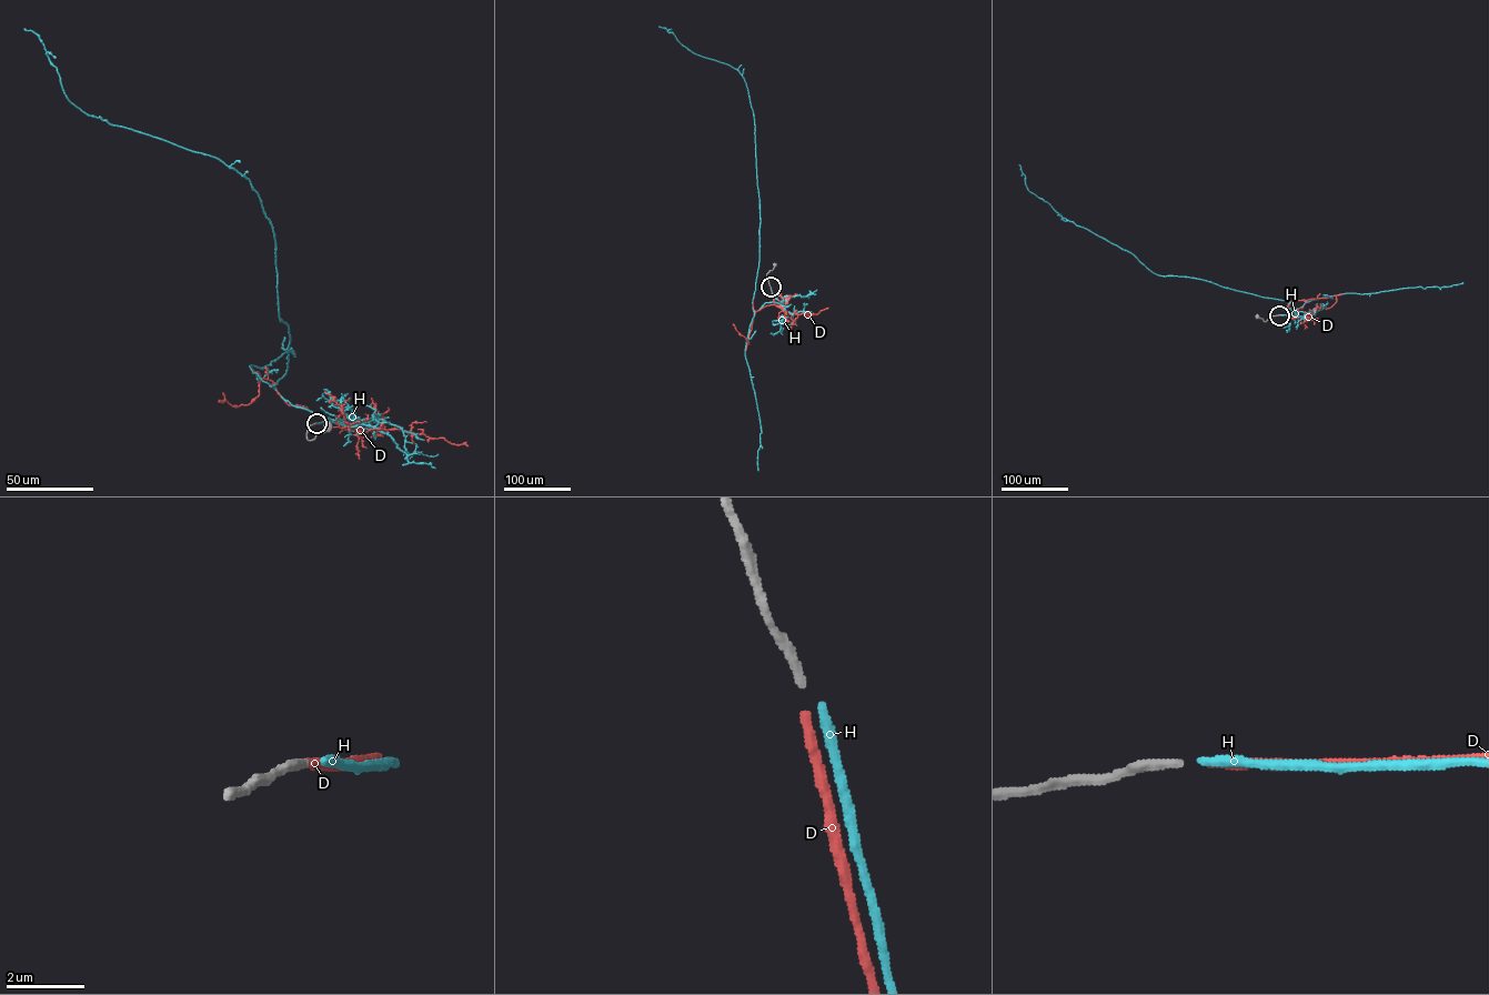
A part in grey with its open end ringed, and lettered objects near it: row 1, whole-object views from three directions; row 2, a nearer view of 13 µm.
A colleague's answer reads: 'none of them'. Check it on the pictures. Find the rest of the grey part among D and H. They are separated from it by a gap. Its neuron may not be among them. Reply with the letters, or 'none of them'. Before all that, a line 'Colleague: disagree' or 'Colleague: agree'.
Colleague: disagree
D

